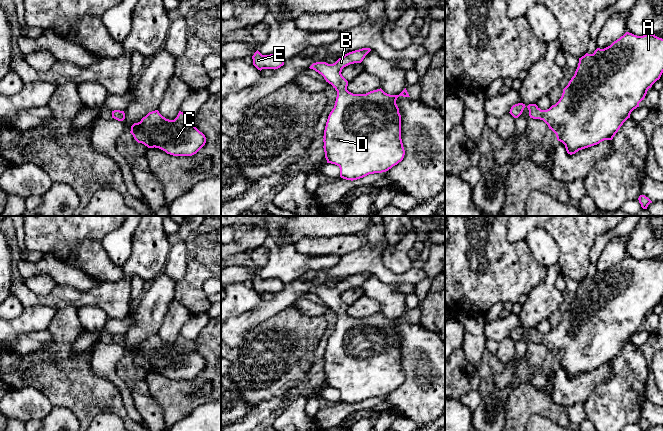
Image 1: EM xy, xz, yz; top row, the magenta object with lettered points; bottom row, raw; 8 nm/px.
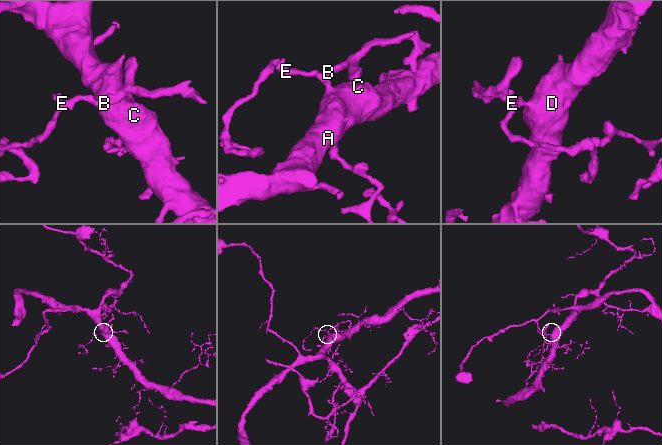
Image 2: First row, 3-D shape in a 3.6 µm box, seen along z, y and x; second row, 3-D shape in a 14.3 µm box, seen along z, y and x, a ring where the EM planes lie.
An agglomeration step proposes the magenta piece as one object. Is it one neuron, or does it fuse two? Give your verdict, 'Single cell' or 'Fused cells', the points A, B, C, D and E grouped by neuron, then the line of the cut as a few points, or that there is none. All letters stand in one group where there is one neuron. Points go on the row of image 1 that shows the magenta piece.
Single cell. Groups: A B C D E. No split

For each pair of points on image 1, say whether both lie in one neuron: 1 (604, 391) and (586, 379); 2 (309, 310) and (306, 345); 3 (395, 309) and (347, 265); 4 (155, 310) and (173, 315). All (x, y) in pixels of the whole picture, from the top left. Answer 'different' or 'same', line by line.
1: different
2: different
3: different
4: different

